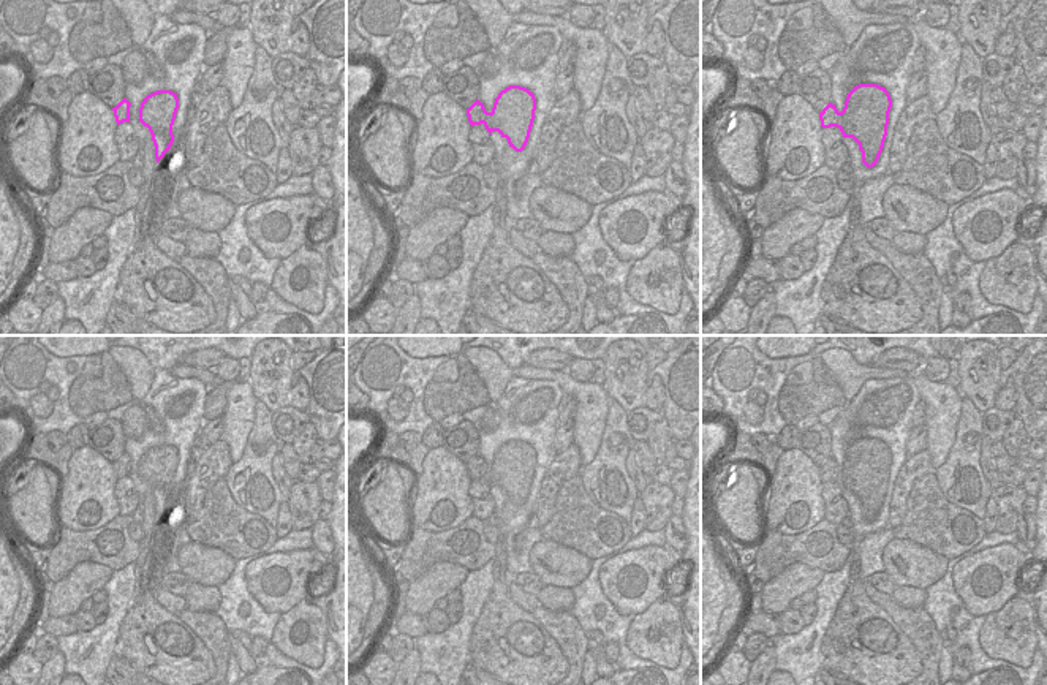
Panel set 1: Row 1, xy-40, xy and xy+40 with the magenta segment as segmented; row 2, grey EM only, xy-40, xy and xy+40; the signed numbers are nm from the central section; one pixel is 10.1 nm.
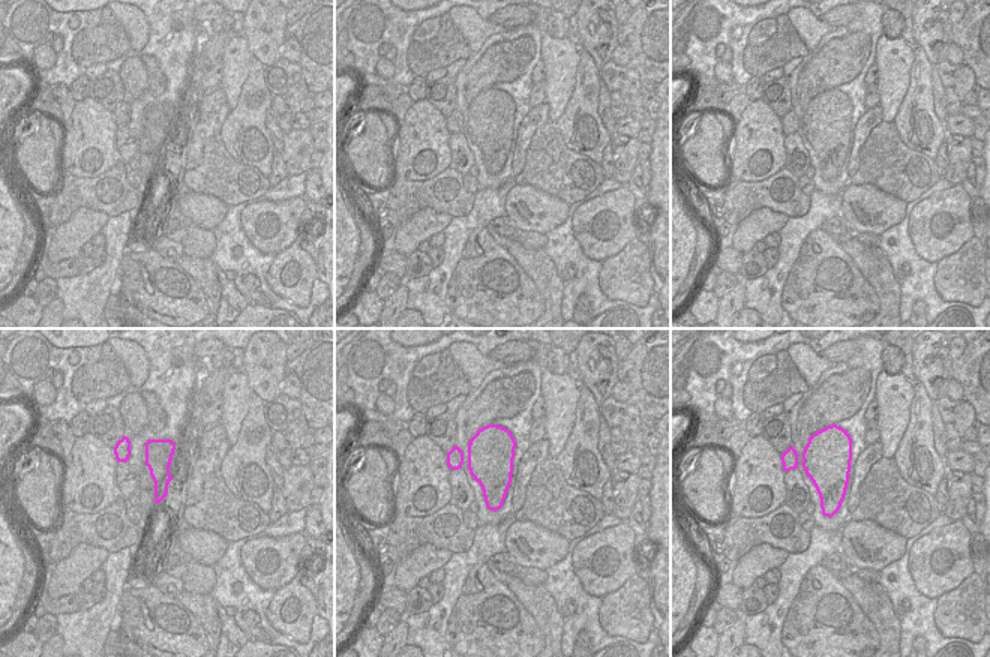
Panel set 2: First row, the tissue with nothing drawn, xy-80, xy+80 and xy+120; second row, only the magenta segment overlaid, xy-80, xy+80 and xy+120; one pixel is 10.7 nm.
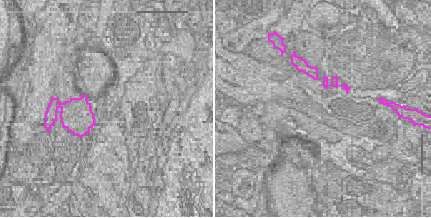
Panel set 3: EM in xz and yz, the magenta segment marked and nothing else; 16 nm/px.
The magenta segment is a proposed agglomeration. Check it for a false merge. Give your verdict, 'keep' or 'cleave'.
keep

